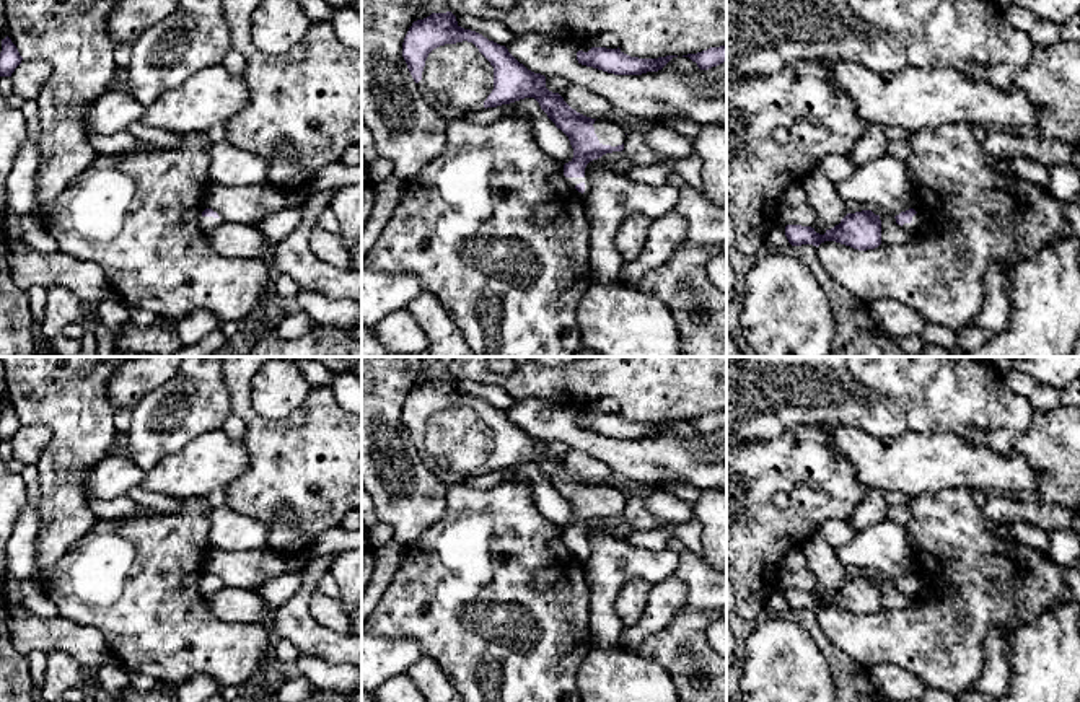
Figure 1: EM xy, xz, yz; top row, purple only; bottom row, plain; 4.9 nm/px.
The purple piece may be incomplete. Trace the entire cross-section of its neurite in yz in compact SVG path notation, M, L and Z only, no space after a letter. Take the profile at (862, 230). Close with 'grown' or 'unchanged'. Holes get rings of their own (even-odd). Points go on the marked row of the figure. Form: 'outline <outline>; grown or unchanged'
outline M871 210L847 213L839 225L819 235L811 226L787 225L785 236L792 246L836 241L858 251L875 249L881 244L881 220Z; unchanged

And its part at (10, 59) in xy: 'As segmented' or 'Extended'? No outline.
As segmented

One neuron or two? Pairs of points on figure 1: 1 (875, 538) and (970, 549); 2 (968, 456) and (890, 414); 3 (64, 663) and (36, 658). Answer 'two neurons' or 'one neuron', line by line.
1: two neurons
2: two neurons
3: two neurons

